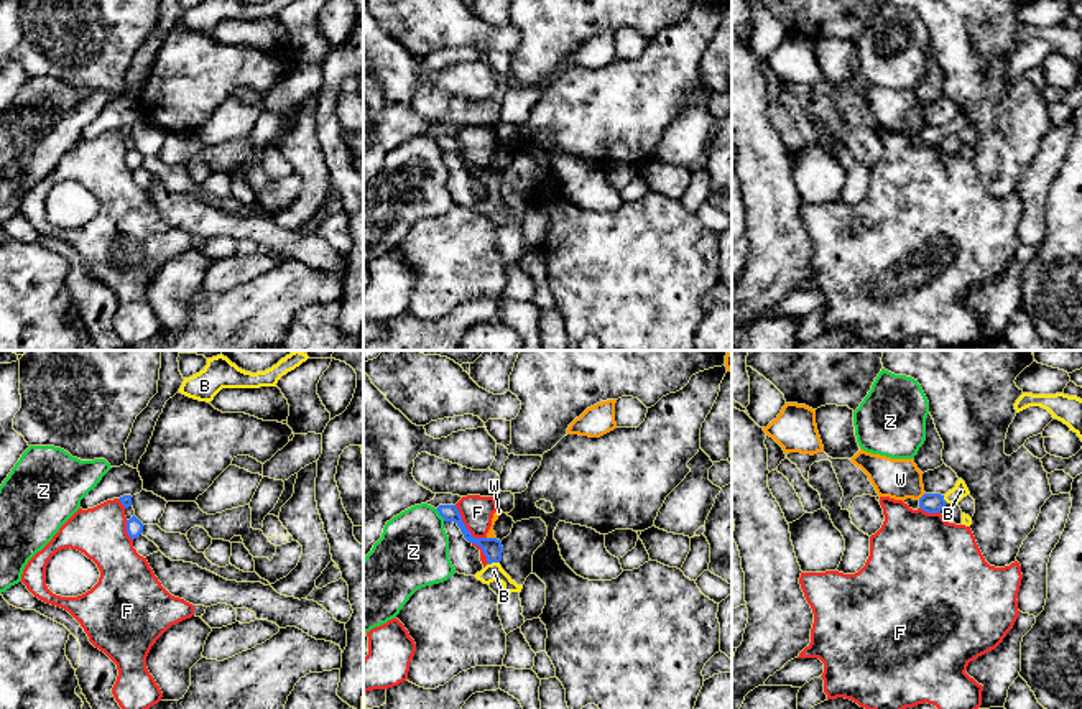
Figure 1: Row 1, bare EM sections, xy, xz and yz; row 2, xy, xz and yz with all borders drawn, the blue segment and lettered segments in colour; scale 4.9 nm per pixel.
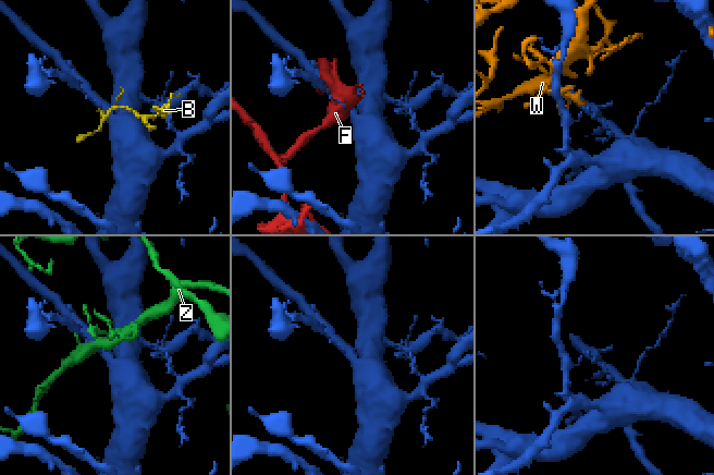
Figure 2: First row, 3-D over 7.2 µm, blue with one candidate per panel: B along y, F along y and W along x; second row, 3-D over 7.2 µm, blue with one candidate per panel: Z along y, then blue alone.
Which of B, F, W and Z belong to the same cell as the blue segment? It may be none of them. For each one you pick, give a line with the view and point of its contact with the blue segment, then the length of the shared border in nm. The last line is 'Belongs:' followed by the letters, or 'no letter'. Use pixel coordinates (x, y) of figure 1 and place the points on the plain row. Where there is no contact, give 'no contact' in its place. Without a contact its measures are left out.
B: contact xz (494, 193); length 60 nm
Belongs: B

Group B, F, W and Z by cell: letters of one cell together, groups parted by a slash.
B / F / W / Z

